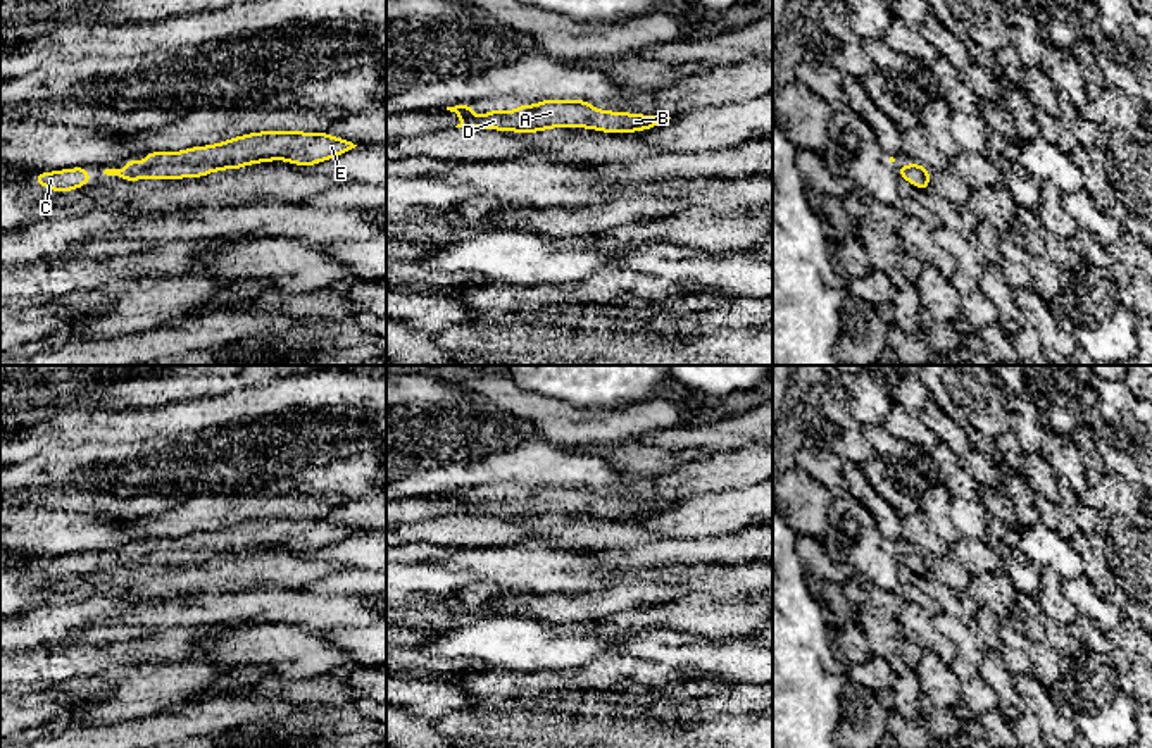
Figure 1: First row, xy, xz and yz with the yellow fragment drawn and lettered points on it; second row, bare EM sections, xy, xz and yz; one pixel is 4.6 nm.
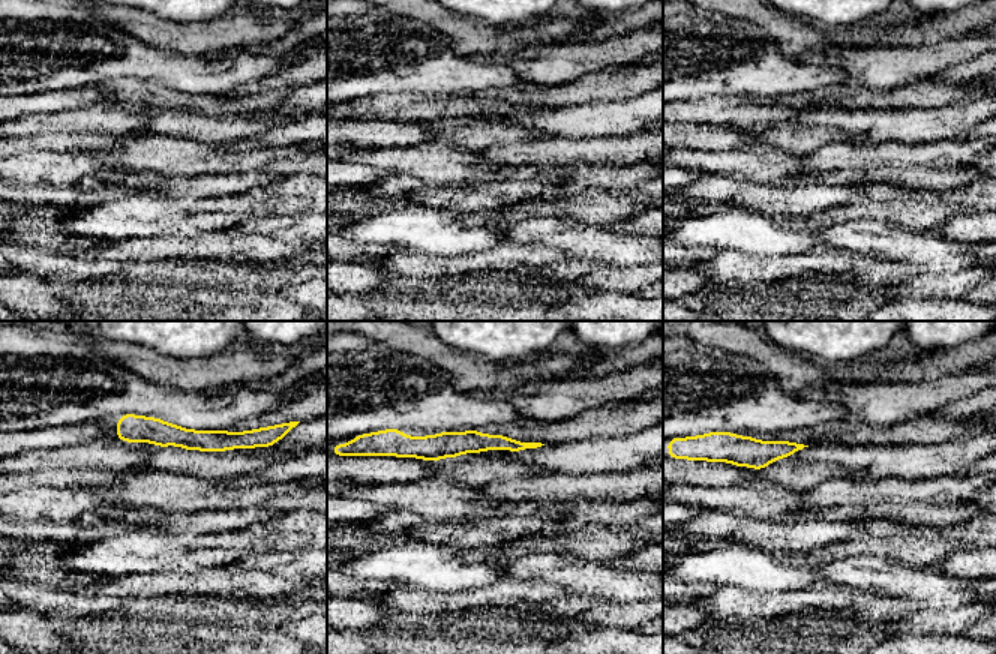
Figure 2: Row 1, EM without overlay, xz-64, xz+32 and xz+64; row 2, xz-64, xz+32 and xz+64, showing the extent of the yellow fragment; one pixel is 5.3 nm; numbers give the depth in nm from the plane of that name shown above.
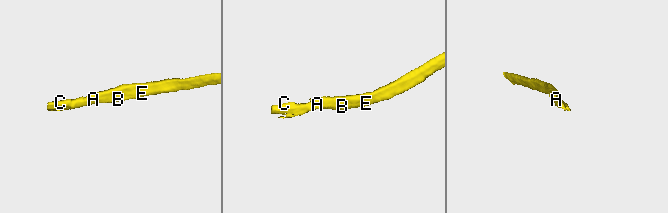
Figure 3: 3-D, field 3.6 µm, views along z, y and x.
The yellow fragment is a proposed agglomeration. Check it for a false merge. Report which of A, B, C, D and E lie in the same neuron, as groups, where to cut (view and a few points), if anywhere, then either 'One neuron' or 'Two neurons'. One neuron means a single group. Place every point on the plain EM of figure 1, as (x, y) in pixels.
Groups: A B C D E. No split. One neuron

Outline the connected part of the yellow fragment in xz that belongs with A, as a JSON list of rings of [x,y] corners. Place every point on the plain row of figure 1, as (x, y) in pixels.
[[[543,486],[535,491],[519,491],[512,498],[491,496],[481,502],[474,502],[473,495],[466,489],[447,493],[447,496],[462,503],[455,514],[486,514],[526,520],[550,514],[588,514],[604,519],[635,519],[650,515],[671,505],[667,502],[598,496],[585,486]]]

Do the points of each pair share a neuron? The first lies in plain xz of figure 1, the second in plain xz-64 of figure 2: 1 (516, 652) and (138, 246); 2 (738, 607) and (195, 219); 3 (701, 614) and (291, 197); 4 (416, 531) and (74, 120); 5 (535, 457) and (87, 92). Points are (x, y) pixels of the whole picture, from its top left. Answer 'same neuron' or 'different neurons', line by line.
1: different neurons
2: different neurons
3: same neuron
4: same neuron
5: different neurons

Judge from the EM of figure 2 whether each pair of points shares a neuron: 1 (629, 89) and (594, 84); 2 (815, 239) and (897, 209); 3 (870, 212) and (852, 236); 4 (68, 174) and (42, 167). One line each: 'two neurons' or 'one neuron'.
1: one neuron
2: two neurons
3: two neurons
4: one neuron

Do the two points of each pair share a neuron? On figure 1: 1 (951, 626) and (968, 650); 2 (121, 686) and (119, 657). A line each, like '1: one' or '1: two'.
1: one
2: two

